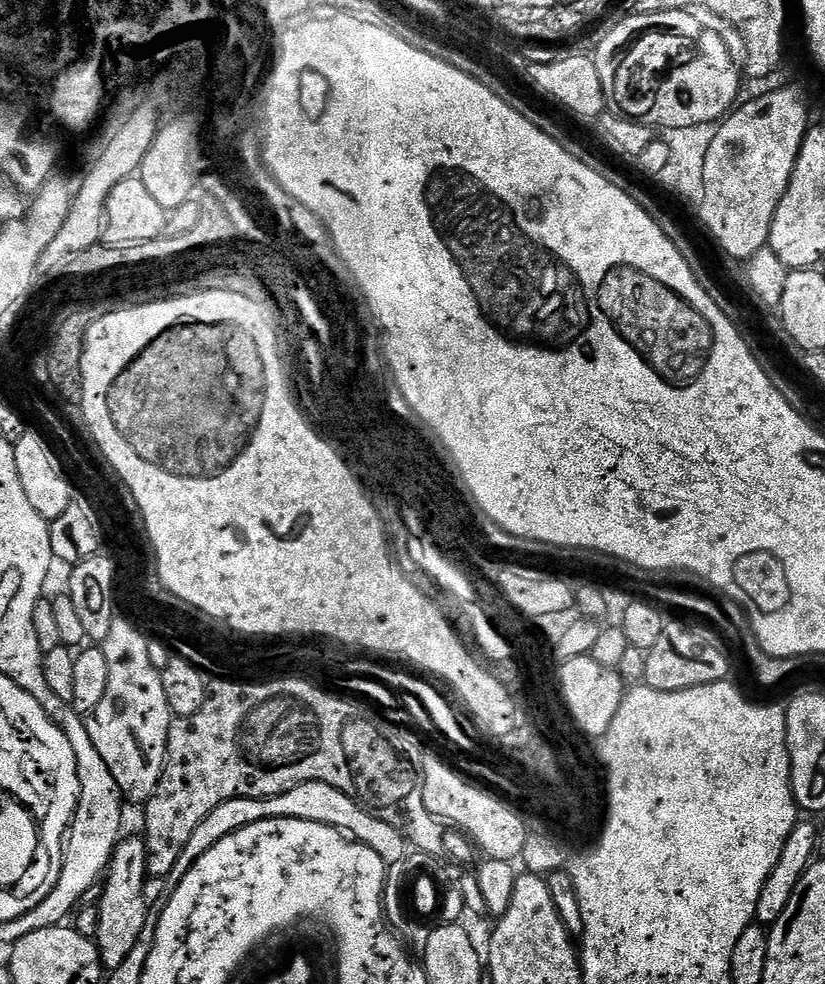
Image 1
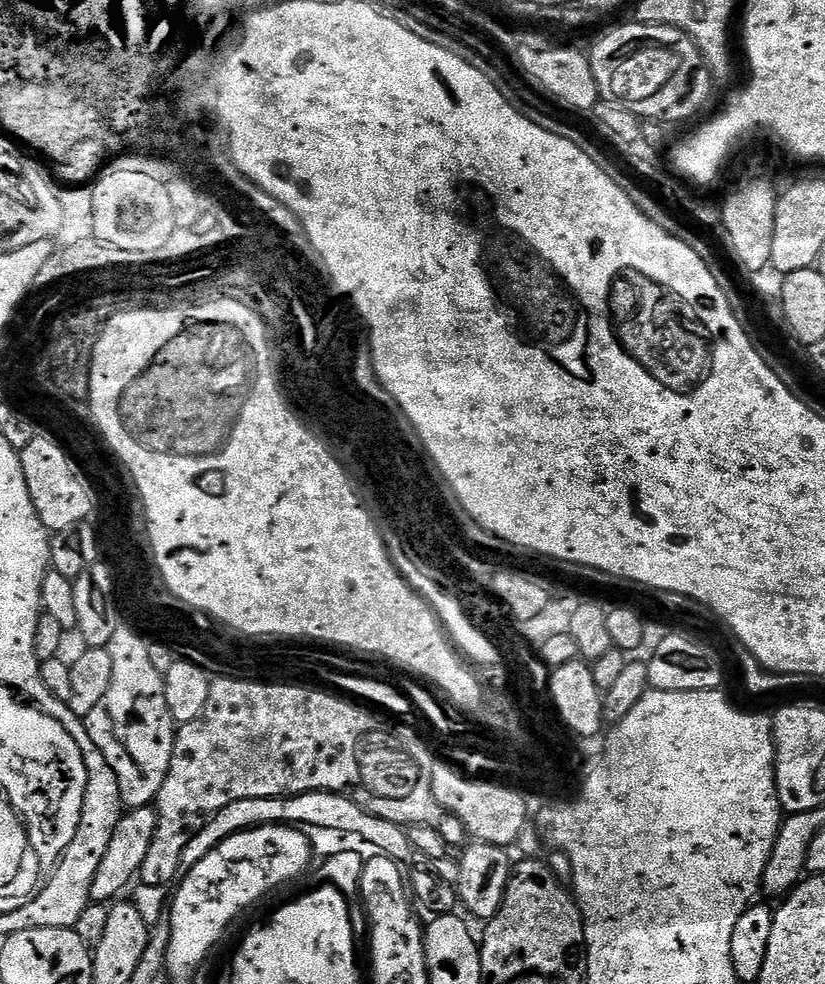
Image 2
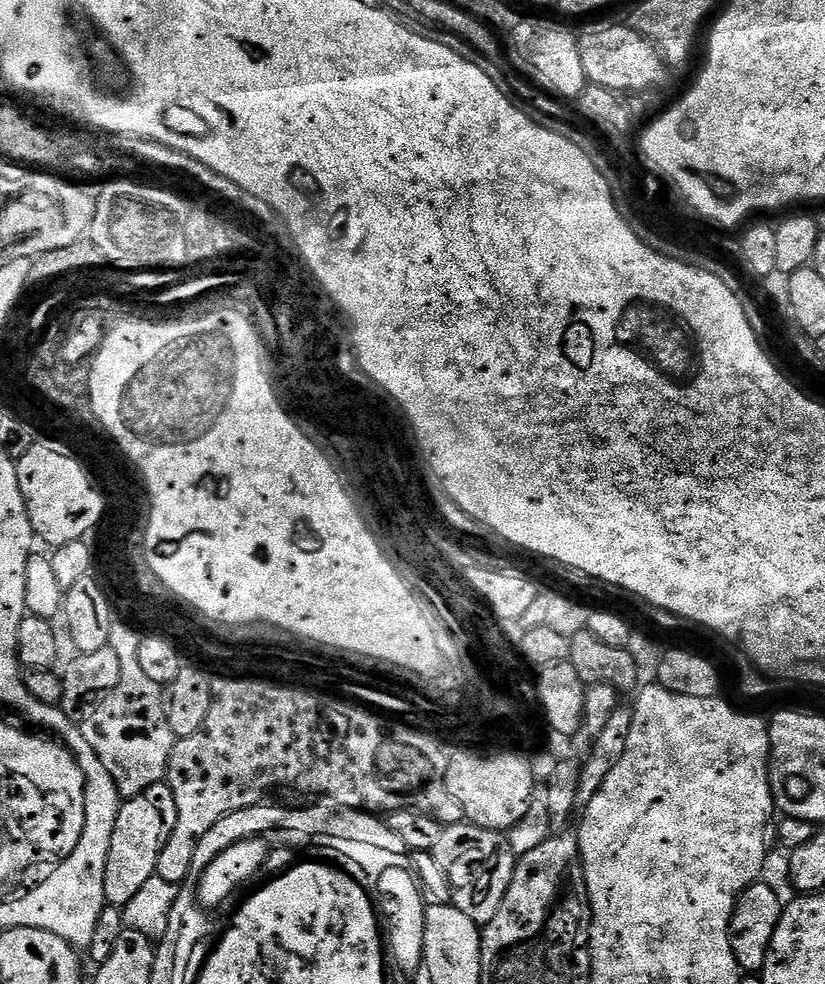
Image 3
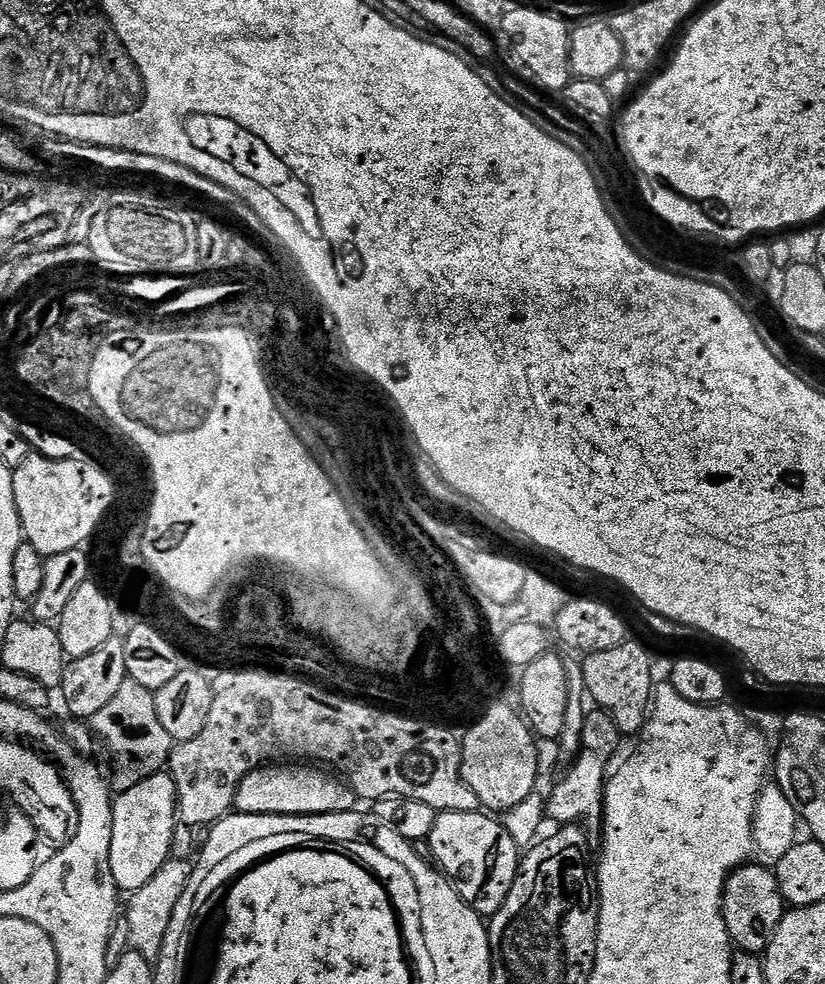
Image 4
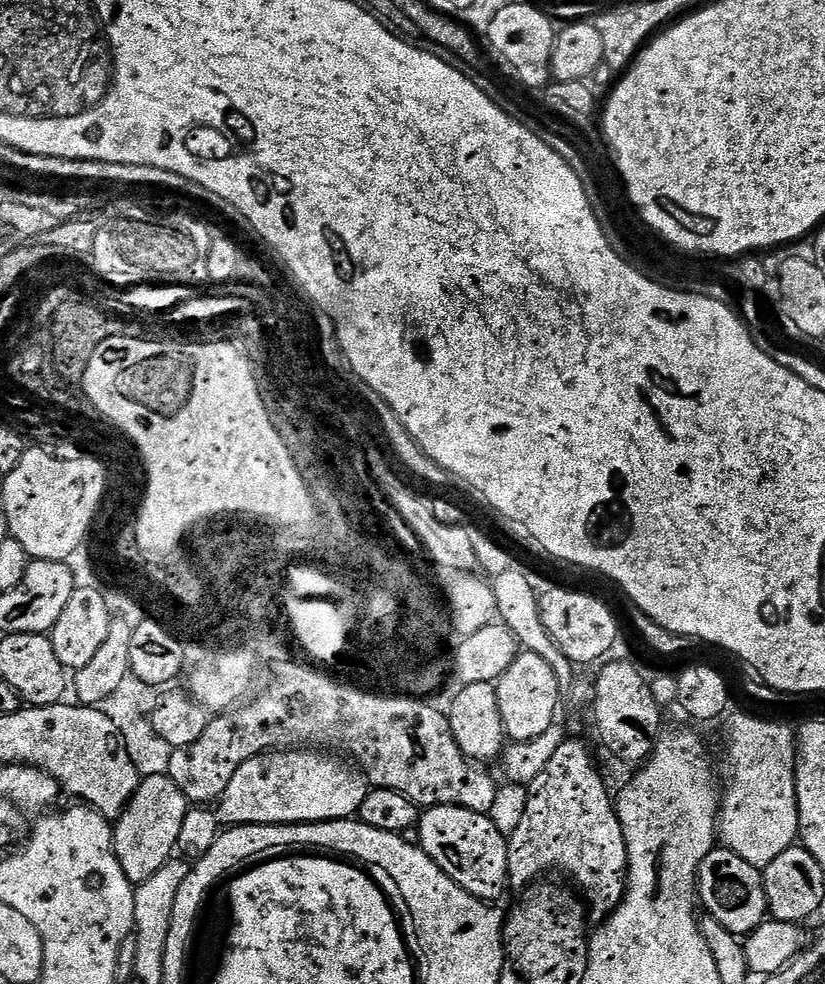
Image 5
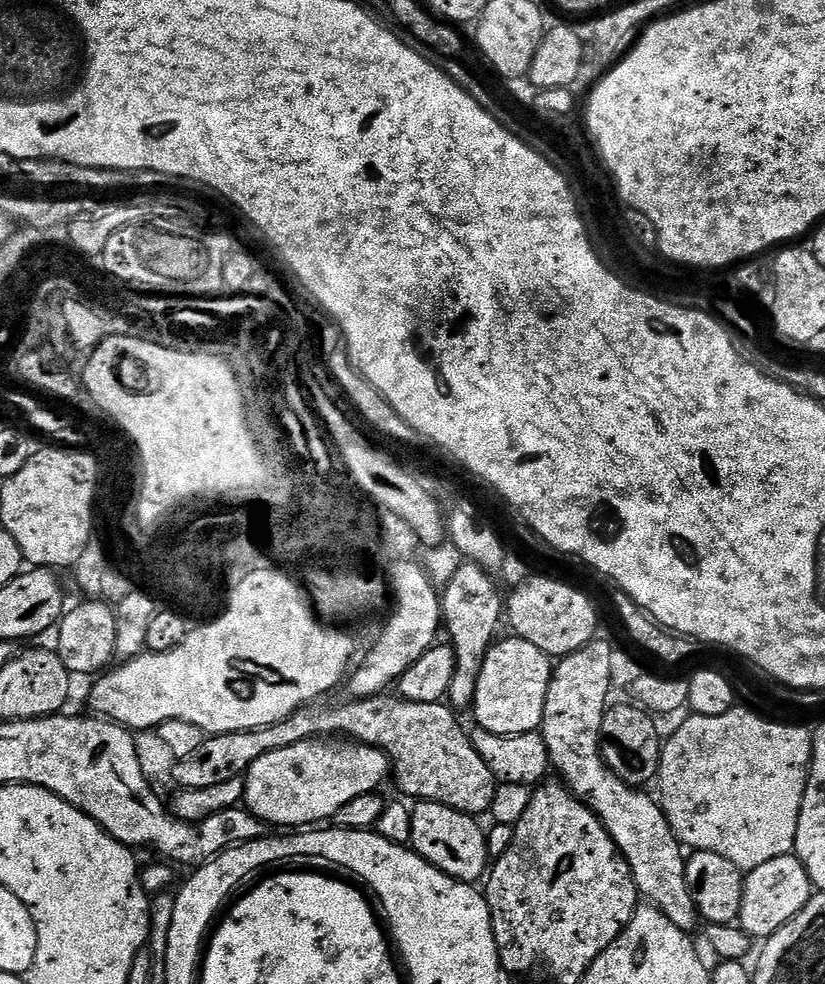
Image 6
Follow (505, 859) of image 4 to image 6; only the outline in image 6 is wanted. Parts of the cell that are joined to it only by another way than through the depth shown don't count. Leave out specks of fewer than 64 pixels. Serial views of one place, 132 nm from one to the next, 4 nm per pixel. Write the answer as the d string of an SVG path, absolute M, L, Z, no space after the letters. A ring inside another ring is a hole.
M429 800L417 803L412 808L412 842L411 847L423 860L430 863L455 880L476 882L490 868L488 854L488 837L485 829L480 829L481 821L474 816L467 816L448 808L444 804L435 804Z

